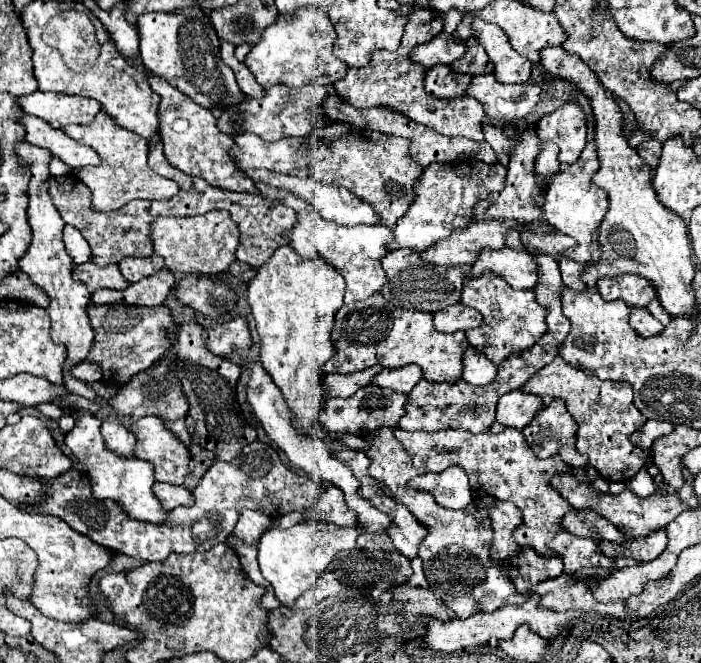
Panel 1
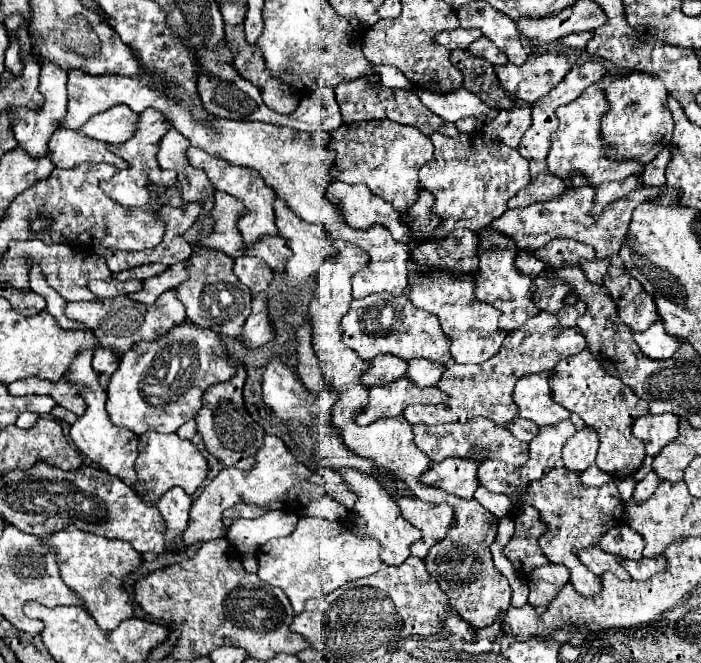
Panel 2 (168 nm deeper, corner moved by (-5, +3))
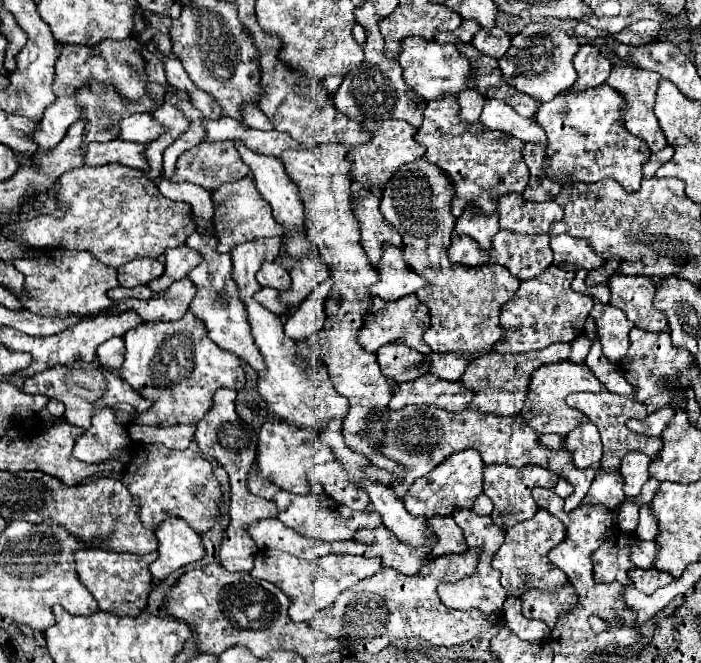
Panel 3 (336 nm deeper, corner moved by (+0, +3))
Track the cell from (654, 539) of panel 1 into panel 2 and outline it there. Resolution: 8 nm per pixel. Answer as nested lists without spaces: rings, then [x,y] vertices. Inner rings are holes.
[[[661,556],[661,560],[649,560],[649,558],[643,558],[639,562],[635,562],[635,560],[621,560],[621,564],[631,574],[633,580],[649,580],[651,576],[667,570],[667,560],[663,556]]]

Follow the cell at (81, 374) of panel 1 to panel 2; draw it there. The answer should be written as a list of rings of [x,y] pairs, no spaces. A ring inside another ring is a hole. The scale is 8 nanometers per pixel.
[[[97,348],[93,354],[93,370],[97,374],[109,374],[111,376],[117,370],[119,360],[121,360],[121,356],[117,356],[113,350]]]

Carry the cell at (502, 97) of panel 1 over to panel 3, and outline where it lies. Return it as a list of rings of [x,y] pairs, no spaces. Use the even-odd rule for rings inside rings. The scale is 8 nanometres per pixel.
[[[548,18],[536,24],[524,26],[524,30],[512,38],[512,46],[498,60],[498,64],[504,80],[512,88],[532,96],[534,100],[548,102],[556,94],[568,90],[574,84],[576,70],[572,66],[572,58],[578,52],[578,48],[580,44],[578,44],[578,38],[572,34],[572,26],[562,20]]]

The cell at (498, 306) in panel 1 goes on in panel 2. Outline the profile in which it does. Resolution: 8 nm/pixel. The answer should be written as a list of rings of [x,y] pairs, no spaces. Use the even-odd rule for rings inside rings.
[[[491,226],[479,232],[479,268],[477,268],[477,300],[491,304],[493,308],[501,310],[501,328],[511,332],[525,324],[527,318],[537,316],[537,304],[533,304],[533,280],[529,276],[521,276],[515,270],[515,256],[517,246],[509,236],[495,232]]]

